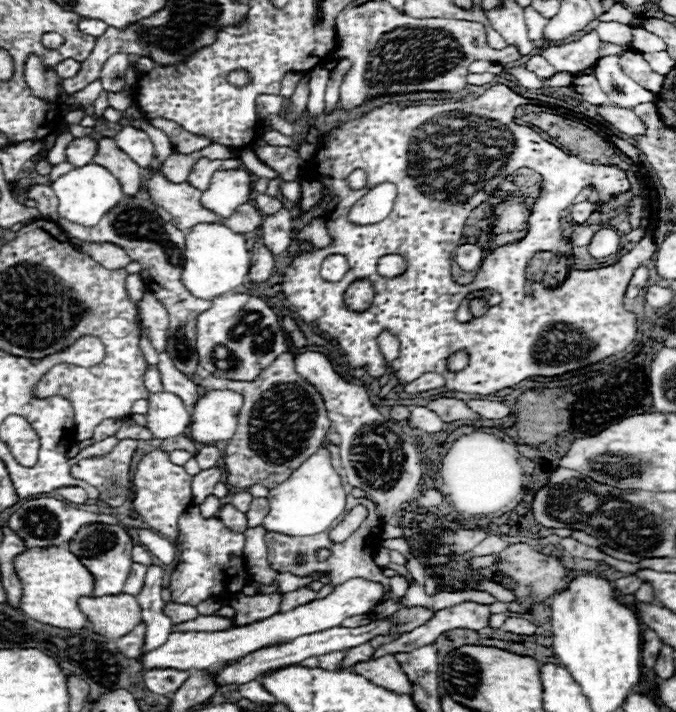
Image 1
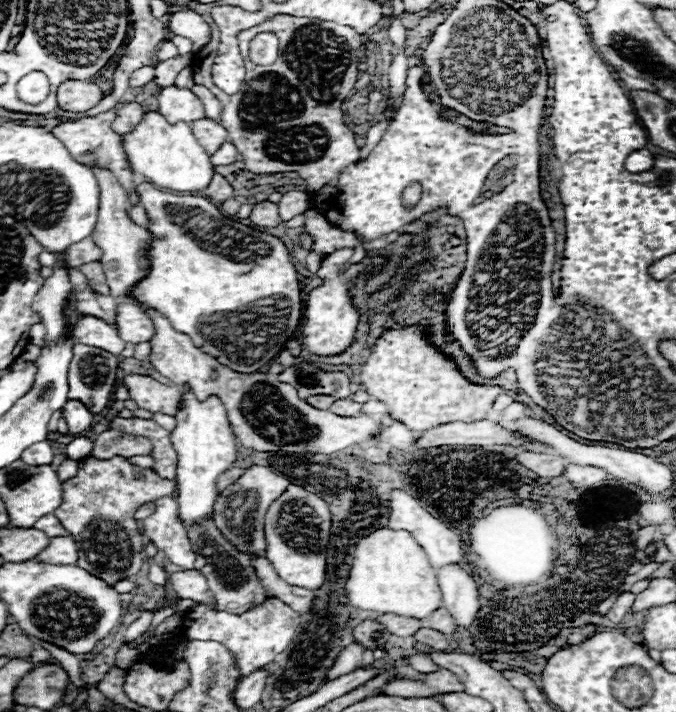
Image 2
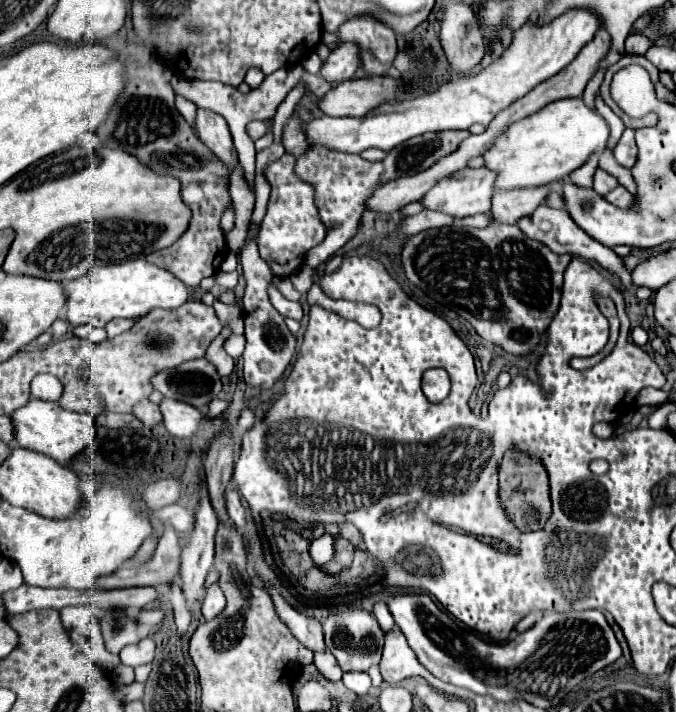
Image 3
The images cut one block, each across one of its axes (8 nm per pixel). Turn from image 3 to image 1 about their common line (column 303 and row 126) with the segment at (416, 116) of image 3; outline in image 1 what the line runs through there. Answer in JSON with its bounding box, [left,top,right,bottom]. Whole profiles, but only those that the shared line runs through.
[114,126,154,168]

